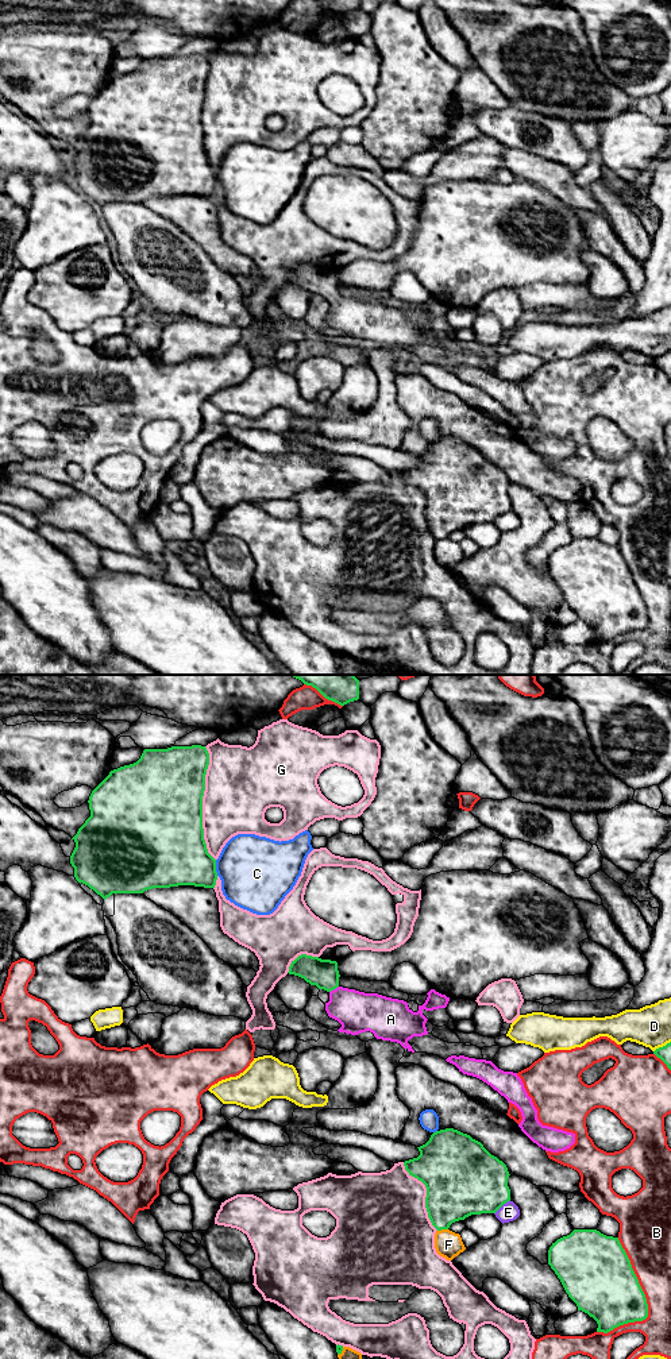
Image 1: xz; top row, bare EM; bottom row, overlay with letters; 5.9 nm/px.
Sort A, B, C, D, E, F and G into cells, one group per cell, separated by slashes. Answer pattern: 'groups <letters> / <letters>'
groups A / B / C / D / E / F / G

